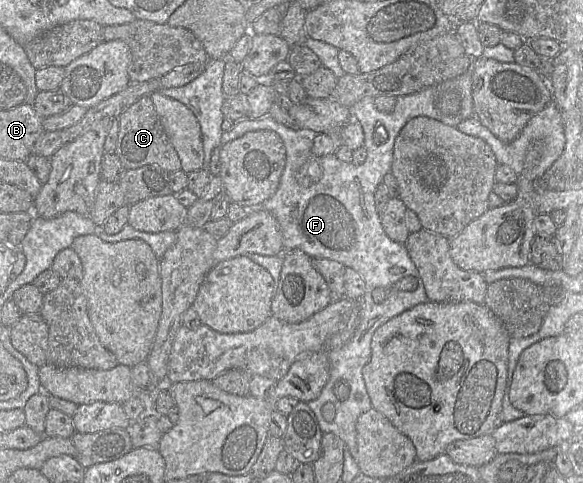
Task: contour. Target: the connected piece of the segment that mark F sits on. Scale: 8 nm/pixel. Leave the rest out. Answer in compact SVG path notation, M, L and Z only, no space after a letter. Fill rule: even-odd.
M431 86L413 94L397 96L395 107L389 113L376 108L375 97L365 97L353 104L349 108L351 119L358 121L363 128L364 148L367 153L366 160L361 165L343 162L334 154L322 157L314 155L313 135L317 133L289 128L275 121L270 115L238 120L231 130L221 135L222 145L256 130L272 130L280 136L286 149L285 167L276 192L256 209L268 211L278 221L284 252L301 250L311 258L336 260L345 267L353 268L365 282L364 294L360 299L360 324L346 344L339 349L328 351L330 359L328 382L318 398L307 403L314 412L321 431L324 434L334 433L339 436L356 462L358 457L356 423L361 414L373 408L362 375L363 367L371 359L373 334L391 318L415 305L429 301L418 270L405 245L387 236L375 207L376 188L383 177L391 171L394 142L398 133L414 117L424 116L438 120L464 134L482 139L490 146L498 164L506 165L517 175L535 181L559 158L565 147L563 118L554 101L549 102L542 111L535 114L514 141L504 143L474 116L461 121L459 111L455 115L441 114L436 108L437 93L437 88ZM379 126L387 132L387 140L383 144L375 144L373 140L374 132ZM530 145L540 146L540 160L536 165L541 166L536 170L524 169L524 160ZM406 276L417 279L414 290L404 291L398 288L398 283ZM339 381L345 382L350 387L350 396L347 400L339 400L334 393L335 383ZM327 403L332 403L335 408L332 421L326 421L322 415L322 408Z

